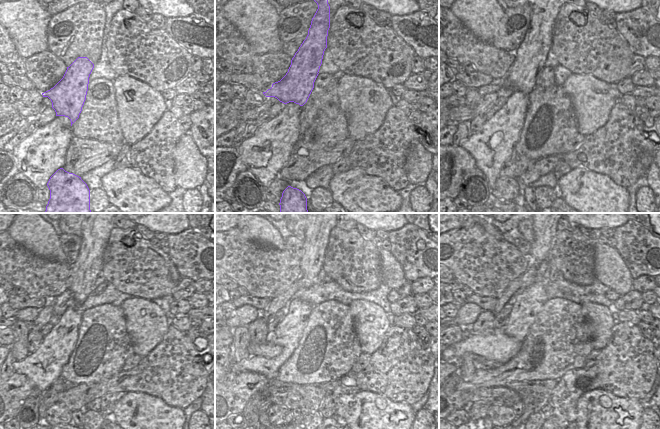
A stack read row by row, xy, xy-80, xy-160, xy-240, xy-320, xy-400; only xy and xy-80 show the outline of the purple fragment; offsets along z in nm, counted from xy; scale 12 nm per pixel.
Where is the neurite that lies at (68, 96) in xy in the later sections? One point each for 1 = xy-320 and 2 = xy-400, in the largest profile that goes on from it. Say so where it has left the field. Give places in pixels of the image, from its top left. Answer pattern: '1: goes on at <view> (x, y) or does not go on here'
1: goes on at xy-320 (315, 244)
2: goes on at xy-400 (543, 233)

